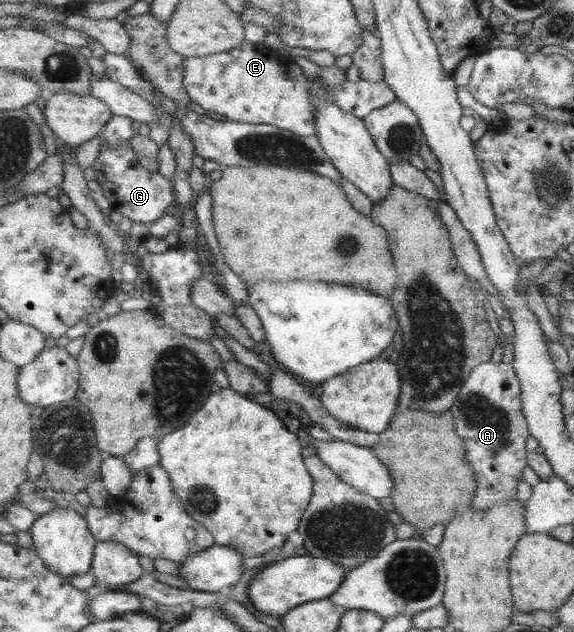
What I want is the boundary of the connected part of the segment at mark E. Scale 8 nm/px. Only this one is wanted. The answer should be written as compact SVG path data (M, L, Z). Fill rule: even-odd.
M245 43L226 52L208 56L185 57L185 89L190 99L205 111L213 111L224 115L226 120L240 121L250 124L273 124L302 136L317 134L317 108L313 96L310 96L311 84L302 72L302 68L294 63L292 57L280 55L278 50L262 43Z

